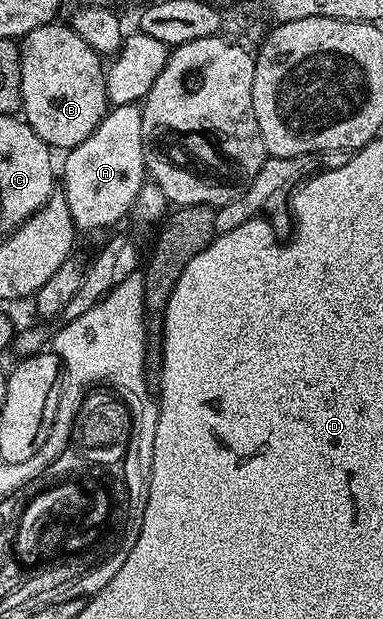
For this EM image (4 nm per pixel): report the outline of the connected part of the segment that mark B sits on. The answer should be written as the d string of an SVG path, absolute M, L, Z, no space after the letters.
M66 23L41 24L37 30L21 40L21 90L23 91L23 106L21 109L22 119L28 126L52 149L70 150L75 148L93 130L97 130L99 123L109 111L107 102L107 77L105 64L100 53L93 51Z

